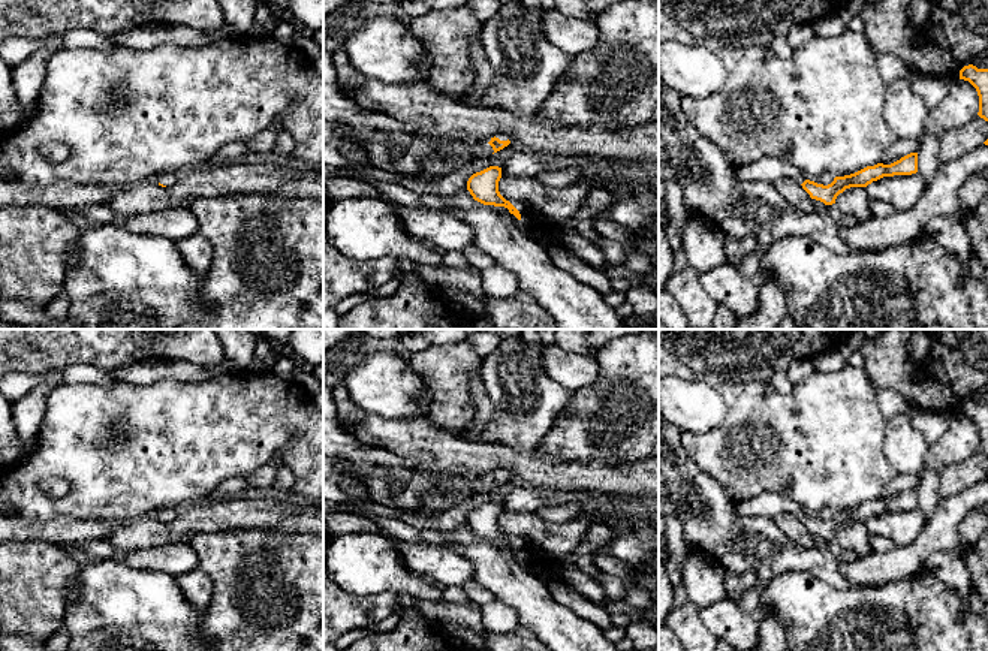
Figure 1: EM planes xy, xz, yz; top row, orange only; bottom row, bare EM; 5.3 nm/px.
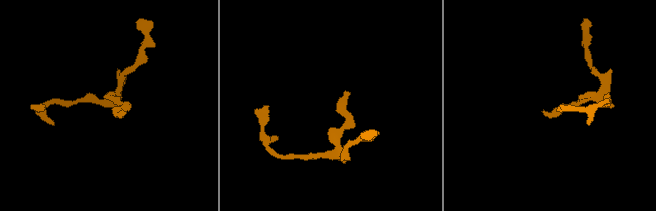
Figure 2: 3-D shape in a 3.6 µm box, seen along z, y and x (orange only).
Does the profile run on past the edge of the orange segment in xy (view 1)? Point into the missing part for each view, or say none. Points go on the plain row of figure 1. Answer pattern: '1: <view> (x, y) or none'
1: xy (166, 514)

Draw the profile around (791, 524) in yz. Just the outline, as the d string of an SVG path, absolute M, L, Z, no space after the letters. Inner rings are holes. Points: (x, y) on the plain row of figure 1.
M786 512L774 521L792 542L805 548L813 546L813 534L796 515Z

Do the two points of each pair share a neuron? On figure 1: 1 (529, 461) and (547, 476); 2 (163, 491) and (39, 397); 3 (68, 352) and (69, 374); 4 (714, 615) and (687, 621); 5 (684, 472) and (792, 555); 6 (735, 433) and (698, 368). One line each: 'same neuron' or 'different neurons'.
1: same neuron
2: different neurons
3: different neurons
4: different neurons
5: same neuron
6: different neurons

